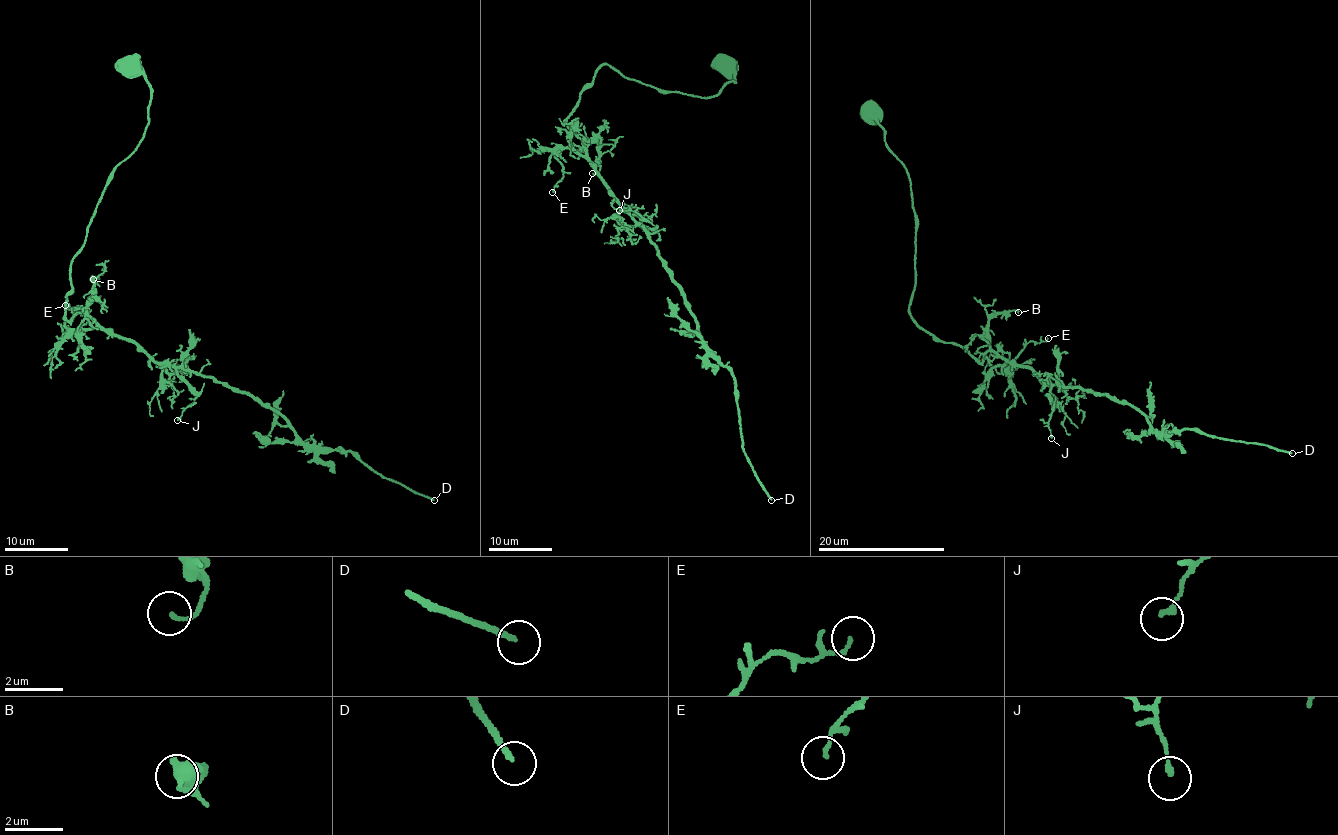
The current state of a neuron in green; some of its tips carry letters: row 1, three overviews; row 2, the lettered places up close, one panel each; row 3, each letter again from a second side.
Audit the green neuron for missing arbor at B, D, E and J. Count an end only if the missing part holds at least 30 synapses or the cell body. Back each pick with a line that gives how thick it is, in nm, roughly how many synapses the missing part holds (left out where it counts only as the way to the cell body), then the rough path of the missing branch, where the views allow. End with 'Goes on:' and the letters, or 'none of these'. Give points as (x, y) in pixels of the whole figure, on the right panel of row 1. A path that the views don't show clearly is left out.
D: 180 nm | 60 syn | (1292, 453), (1302, 462), (1292, 458), (1275, 407), (1250, 395), (1197, 388), (1184, 378), (1179, 366)
Goes on: D

